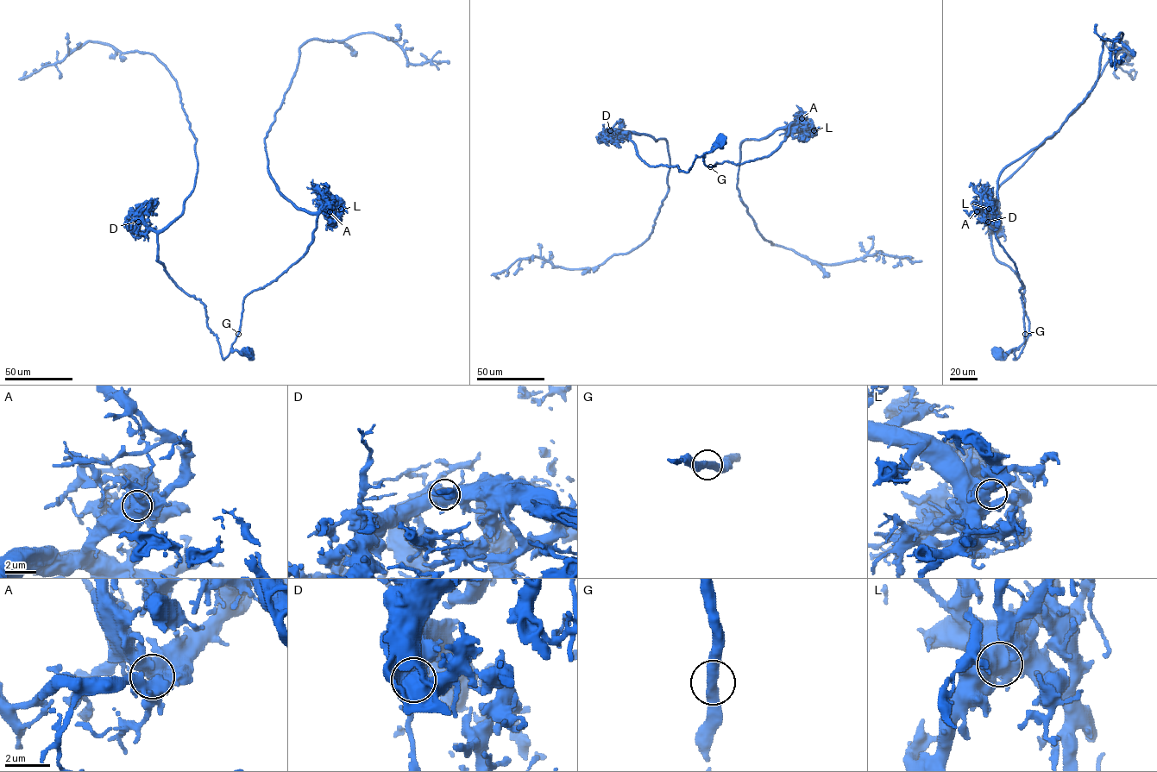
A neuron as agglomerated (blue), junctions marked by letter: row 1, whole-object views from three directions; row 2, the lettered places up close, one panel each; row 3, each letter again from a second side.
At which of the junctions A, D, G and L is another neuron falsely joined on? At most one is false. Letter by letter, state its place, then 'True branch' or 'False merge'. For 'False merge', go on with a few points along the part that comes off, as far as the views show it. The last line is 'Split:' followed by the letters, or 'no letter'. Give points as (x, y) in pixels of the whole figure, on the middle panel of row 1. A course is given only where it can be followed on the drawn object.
A: Place: (801, 118). True branch
D: Place: (610, 130). True branch
G: Place: (710, 166). True branch
L: Place: (814, 130). True branch
Split: no letter

